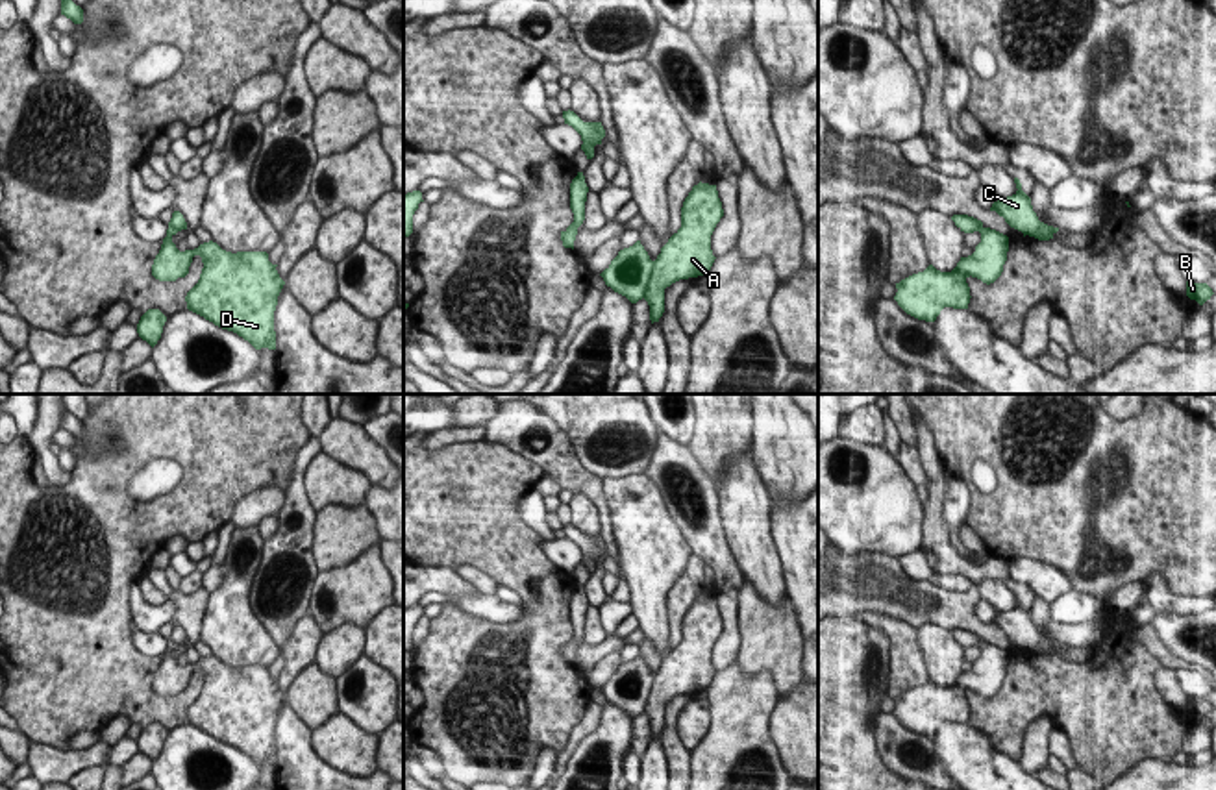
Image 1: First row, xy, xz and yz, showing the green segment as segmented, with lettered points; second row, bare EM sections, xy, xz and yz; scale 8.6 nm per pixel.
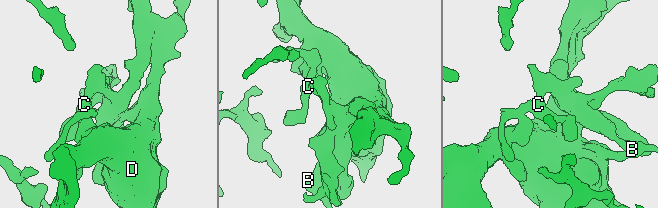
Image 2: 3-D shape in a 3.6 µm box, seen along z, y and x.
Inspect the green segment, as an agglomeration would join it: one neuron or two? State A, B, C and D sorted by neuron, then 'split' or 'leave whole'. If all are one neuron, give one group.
groups A D / B C; split

